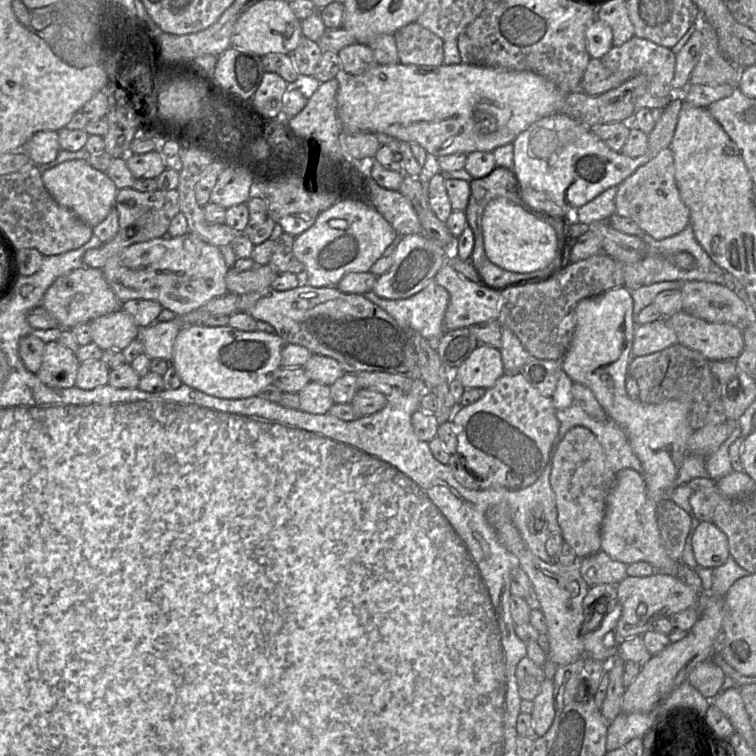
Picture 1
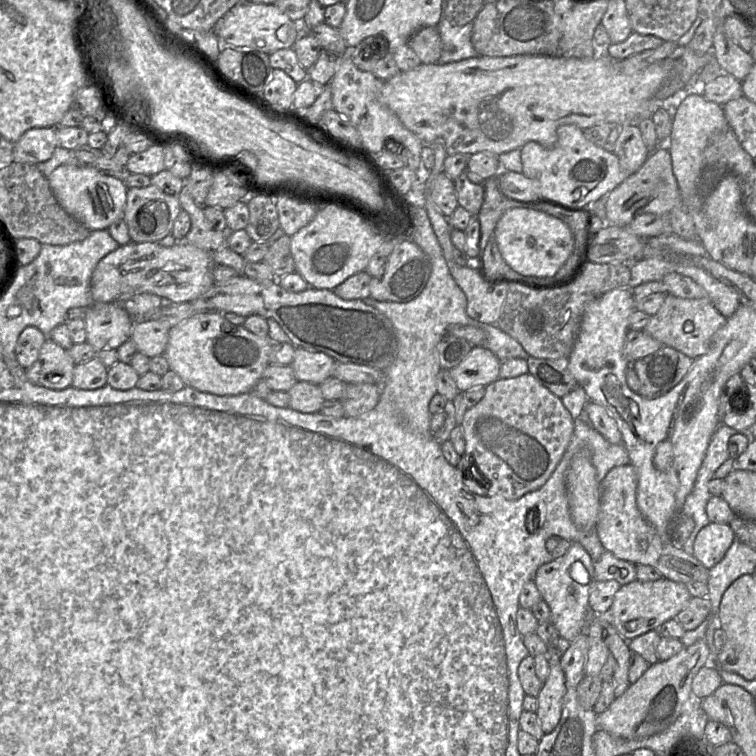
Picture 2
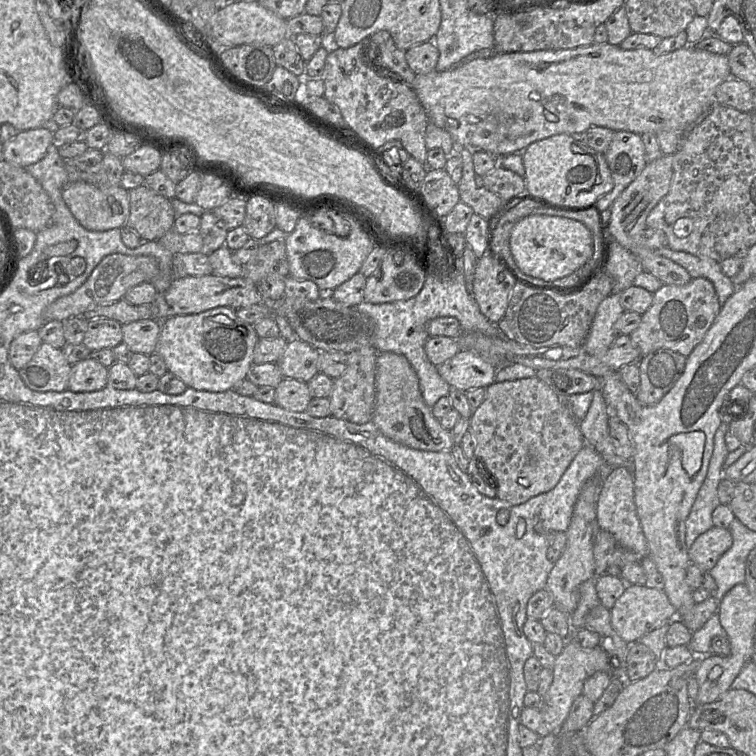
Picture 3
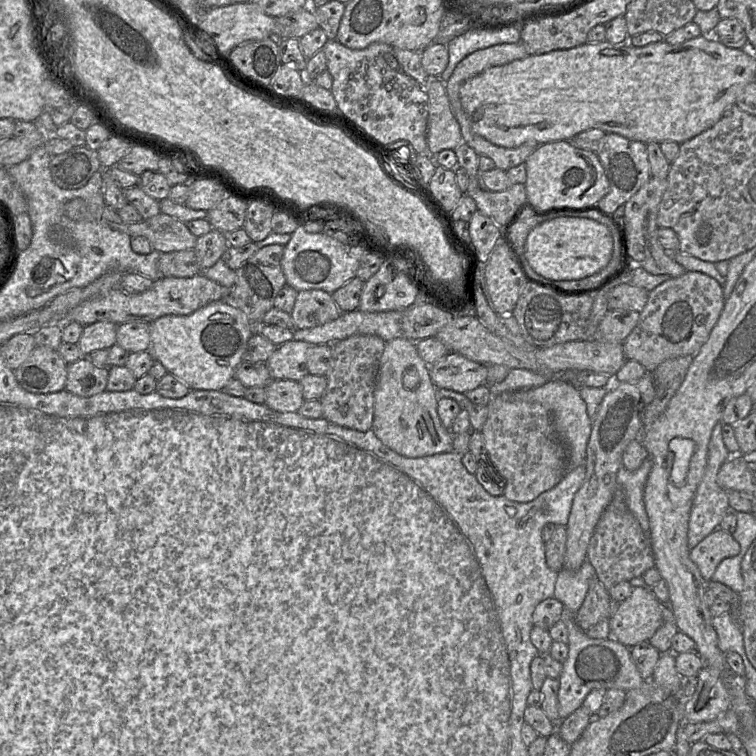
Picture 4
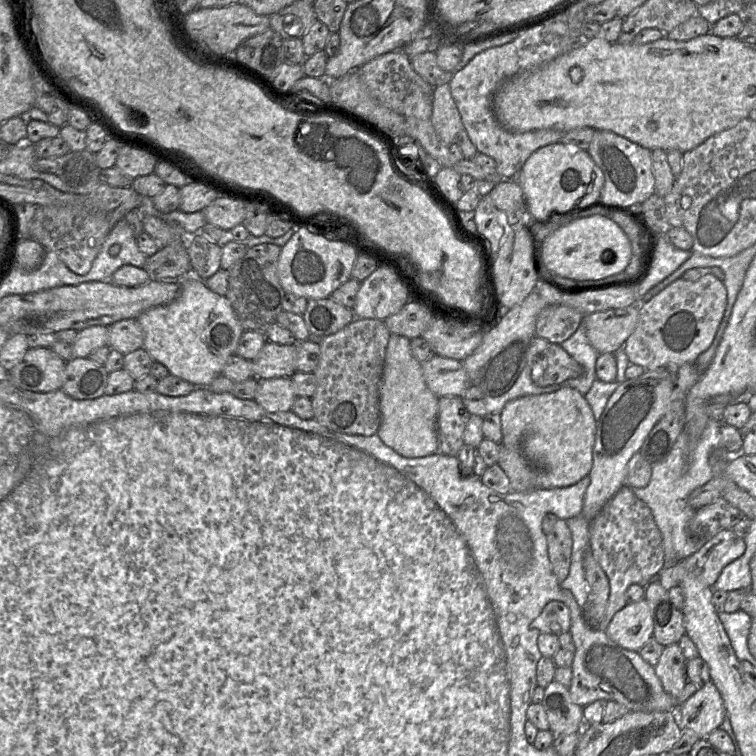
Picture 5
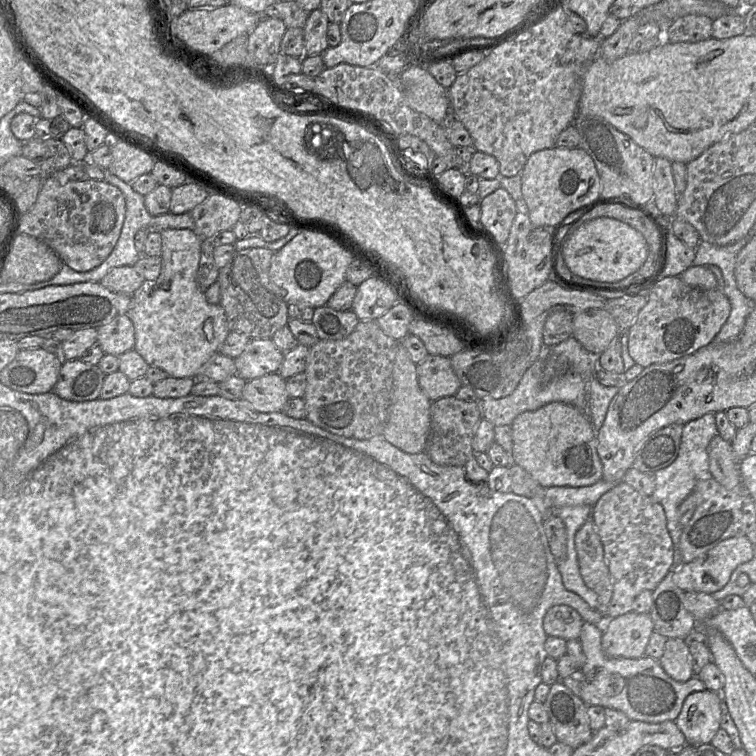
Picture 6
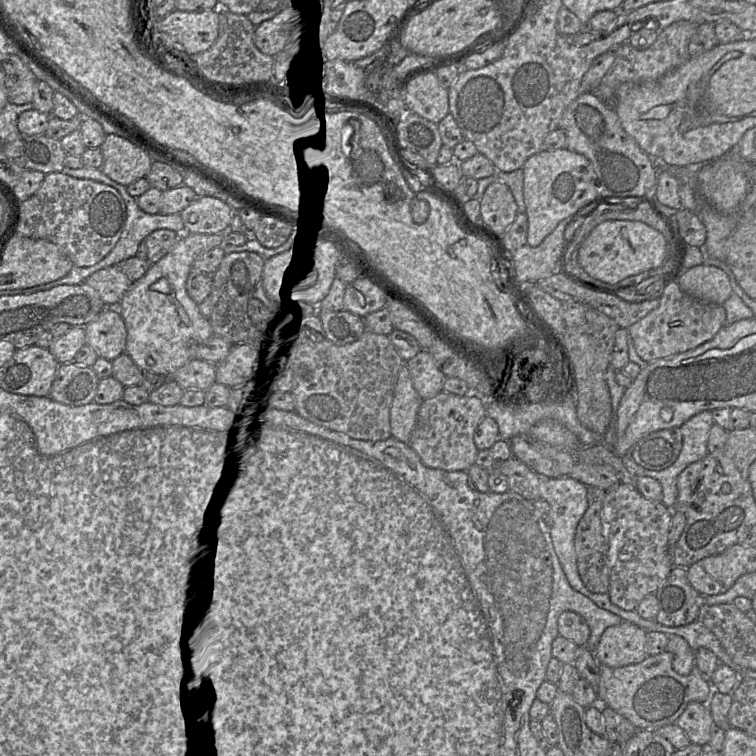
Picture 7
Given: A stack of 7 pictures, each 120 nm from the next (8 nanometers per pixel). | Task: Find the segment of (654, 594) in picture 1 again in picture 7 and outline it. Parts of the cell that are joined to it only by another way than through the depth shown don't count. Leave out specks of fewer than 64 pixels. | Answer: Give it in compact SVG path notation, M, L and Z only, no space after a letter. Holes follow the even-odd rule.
M623 621L605 629L594 655L600 664L619 668L644 661L647 653L648 632Z

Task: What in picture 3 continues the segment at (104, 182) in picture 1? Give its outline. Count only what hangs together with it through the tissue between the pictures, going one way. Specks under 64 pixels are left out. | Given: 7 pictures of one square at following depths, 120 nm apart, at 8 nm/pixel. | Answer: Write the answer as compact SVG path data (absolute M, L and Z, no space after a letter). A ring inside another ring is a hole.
M76 181L64 187L62 197L81 226L89 231L103 232L126 224L130 213L128 192L121 185L98 186L96 183Z

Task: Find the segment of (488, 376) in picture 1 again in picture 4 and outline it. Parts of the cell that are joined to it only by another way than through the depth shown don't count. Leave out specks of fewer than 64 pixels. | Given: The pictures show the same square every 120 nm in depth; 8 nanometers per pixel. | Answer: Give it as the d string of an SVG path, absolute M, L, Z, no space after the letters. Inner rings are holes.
M448 352L430 365L430 378L436 388L465 393L486 384L487 366Z

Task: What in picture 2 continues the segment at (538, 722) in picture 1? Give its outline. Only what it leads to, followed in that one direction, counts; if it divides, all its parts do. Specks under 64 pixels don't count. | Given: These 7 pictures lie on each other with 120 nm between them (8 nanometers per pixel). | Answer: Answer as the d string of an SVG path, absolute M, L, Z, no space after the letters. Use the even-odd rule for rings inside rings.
M550 658L548 677L537 696L536 714L544 734L549 734L558 725L566 690L565 674L559 658Z

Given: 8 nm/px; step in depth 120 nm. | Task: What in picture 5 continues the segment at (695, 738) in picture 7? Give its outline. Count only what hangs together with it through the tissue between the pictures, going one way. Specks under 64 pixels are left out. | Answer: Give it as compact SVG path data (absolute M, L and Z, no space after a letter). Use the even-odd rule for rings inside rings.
M712 681L706 682L676 709L681 730L690 729L700 738L720 728L726 709L720 692Z

